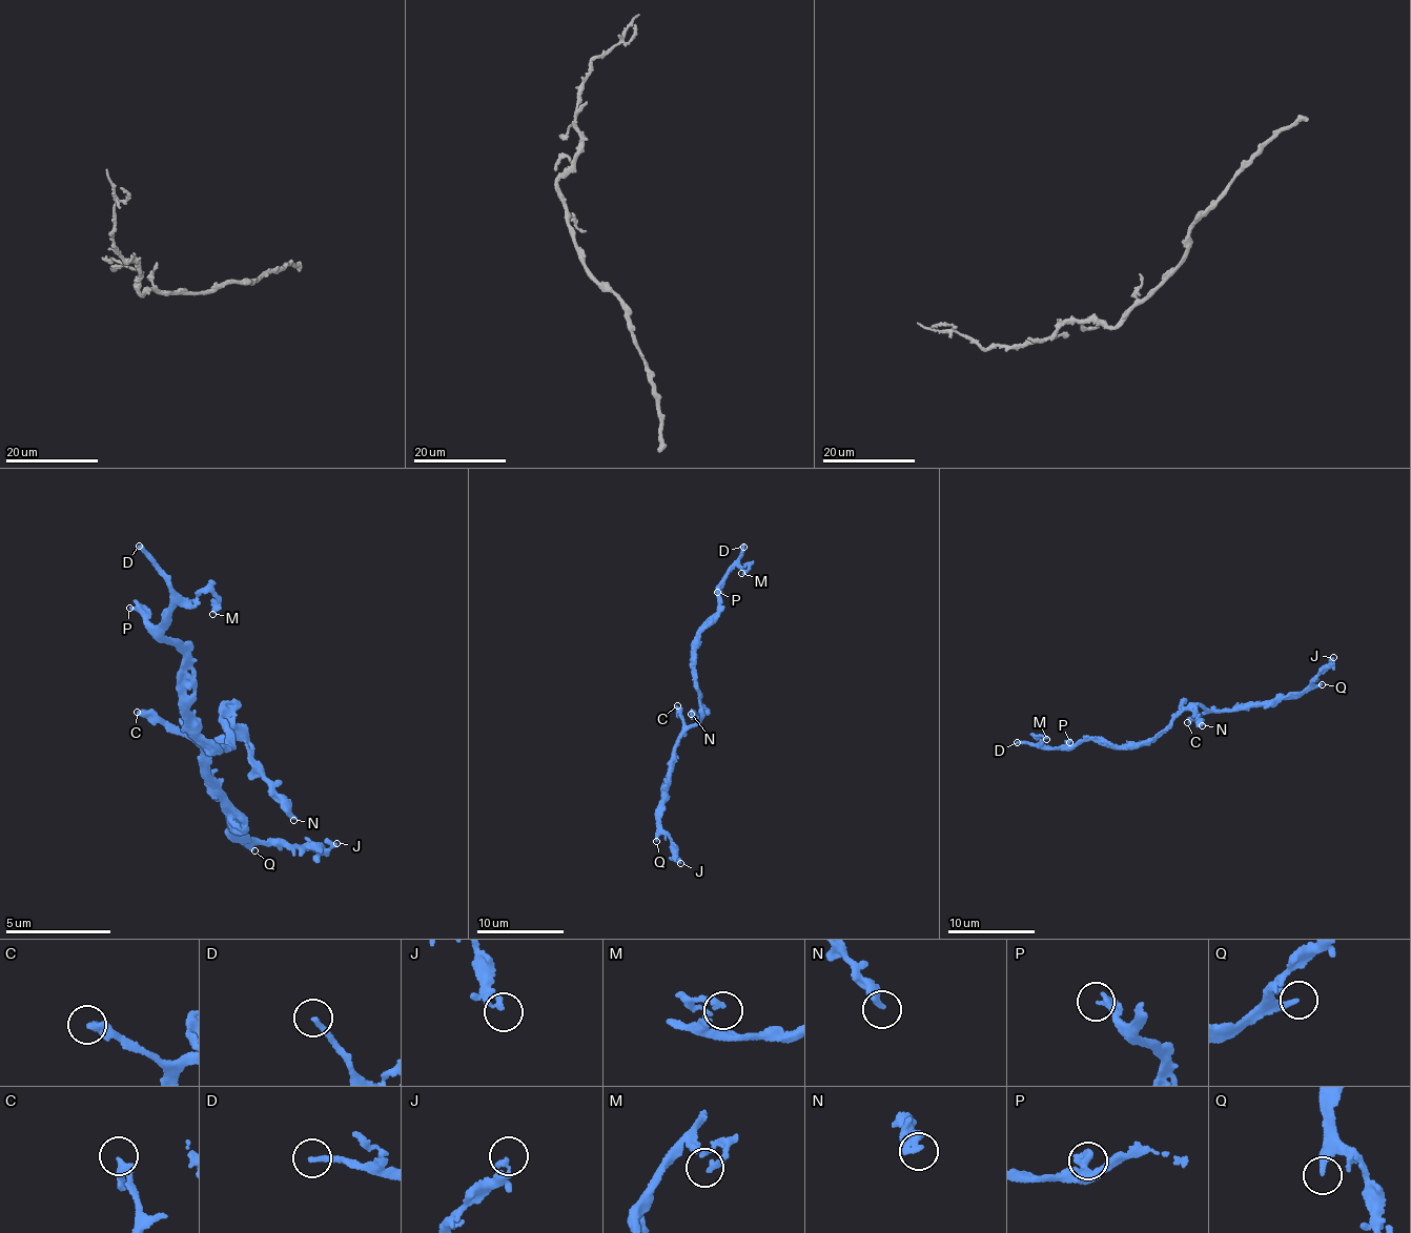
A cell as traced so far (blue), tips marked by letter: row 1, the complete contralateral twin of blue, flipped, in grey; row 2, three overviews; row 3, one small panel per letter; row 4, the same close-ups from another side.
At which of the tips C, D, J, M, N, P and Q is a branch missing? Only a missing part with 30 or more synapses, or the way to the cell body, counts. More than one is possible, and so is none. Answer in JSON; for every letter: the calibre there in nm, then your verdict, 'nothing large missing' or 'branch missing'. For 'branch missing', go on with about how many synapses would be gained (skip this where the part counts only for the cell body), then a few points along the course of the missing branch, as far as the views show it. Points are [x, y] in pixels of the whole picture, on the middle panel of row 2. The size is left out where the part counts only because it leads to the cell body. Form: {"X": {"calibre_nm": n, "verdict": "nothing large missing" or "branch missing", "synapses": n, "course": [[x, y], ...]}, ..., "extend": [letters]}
{"C": {"calibre_nm": 220, "verdict": "nothing large missing"}, "D": {"calibre_nm": 170, "verdict": "branch missing", "synapses": 30, "course": [[743, 547], [743, 540], [749, 536], [748, 541], [734, 552], [747, 538], [762, 532]]}, "J": {"calibre_nm": 240, "verdict": "nothing large missing"}, "M": {"calibre_nm": 200, "verdict": "nothing large missing"}, "N": {"calibre_nm": 320, "verdict": "nothing large missing"}, "P": {"calibre_nm": 300, "verdict": "nothing large missing"}, "Q": {"calibre_nm": 280, "verdict": "branch missing", "synapses": 35}, "extend": ["D", "Q"]}

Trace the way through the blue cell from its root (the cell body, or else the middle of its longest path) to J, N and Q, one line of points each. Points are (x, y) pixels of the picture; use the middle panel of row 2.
J: (699, 699), (698, 719), (674, 749), (660, 821), (674, 859), (680, 863)
N: (699, 699), (699, 713), (691, 714)
Q: (699, 699), (698, 719), (689, 726), (674, 749), (656, 841)

